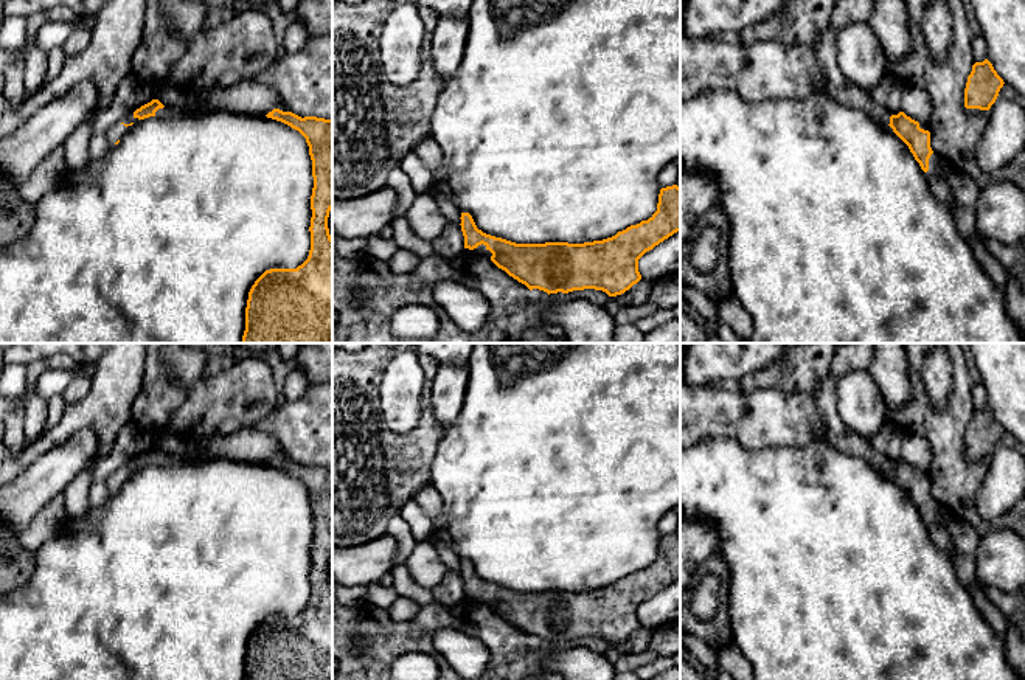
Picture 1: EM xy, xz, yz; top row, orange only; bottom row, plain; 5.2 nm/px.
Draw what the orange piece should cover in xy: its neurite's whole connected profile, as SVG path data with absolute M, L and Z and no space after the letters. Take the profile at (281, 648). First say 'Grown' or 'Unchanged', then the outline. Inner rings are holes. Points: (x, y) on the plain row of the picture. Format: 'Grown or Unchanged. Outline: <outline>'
Unchanged. Outline: M280 456L266 464L298 478L309 494L314 525L311 598L308 607L297 616L270 616L255 629L248 640L244 680L332 680L332 585L328 576L332 557L332 467L301 466Z

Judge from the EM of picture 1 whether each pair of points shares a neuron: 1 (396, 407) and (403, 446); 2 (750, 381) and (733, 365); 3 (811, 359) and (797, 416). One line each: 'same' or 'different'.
1: different
2: different
3: different

